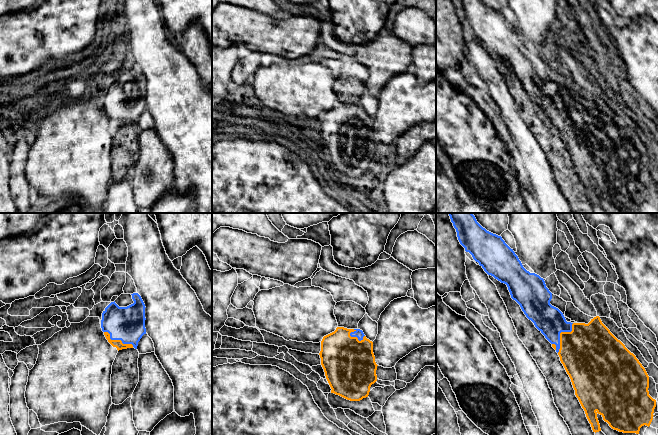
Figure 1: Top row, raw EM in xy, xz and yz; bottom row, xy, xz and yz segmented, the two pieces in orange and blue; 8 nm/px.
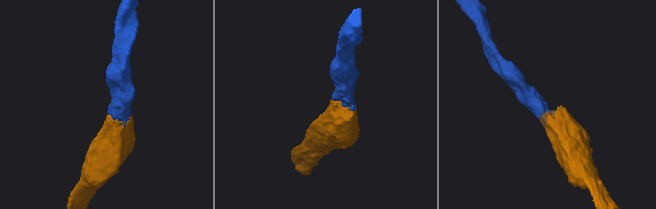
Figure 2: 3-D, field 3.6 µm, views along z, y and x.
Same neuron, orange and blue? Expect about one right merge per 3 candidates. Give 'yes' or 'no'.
yes

